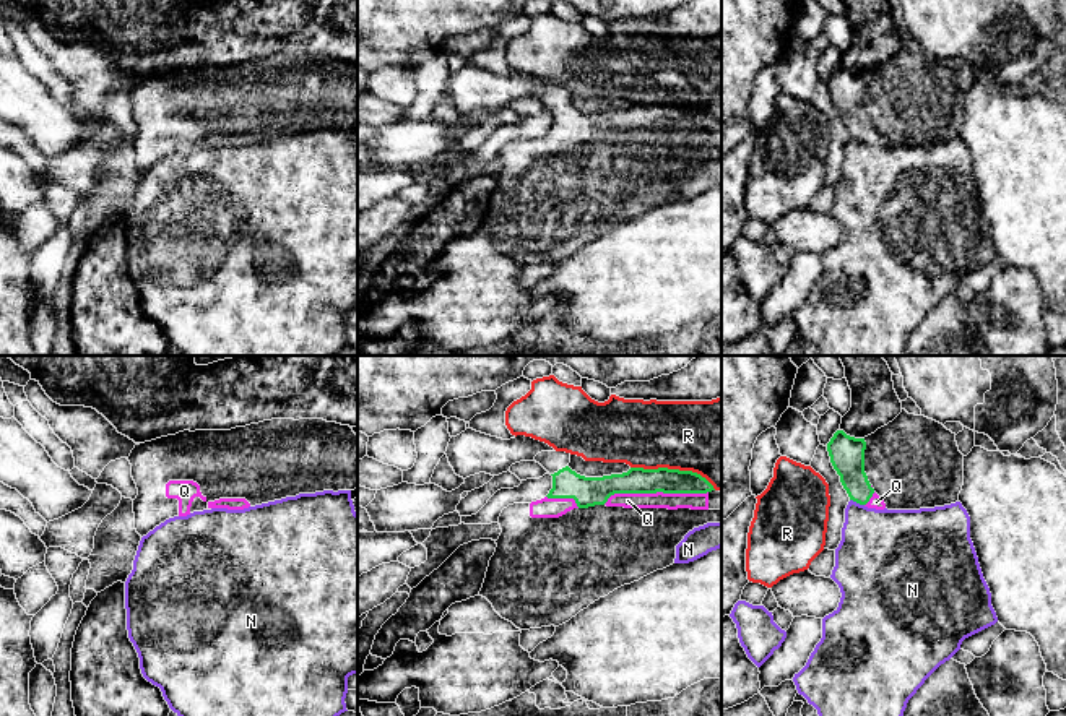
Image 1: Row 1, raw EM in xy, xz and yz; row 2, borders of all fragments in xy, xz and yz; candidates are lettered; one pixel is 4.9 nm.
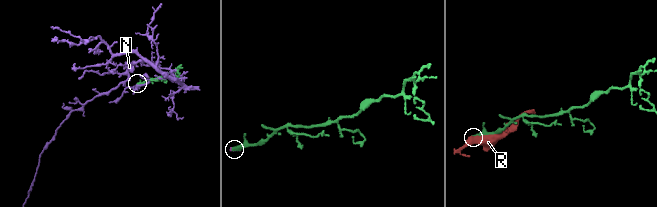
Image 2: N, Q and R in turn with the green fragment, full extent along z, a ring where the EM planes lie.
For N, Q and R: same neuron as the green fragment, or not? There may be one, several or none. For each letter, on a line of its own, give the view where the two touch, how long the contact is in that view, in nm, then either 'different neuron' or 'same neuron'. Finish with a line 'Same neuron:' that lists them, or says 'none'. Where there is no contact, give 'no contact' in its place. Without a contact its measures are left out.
N: meets green in yz; contact 80 nm long; different neuron
Q: meets green in xz; contact 500 nm long; same neuron
R: meets green in xz; contact 440 nm long; different neuron
Same neuron: Q

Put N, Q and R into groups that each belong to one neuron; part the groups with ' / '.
N / Q / R

